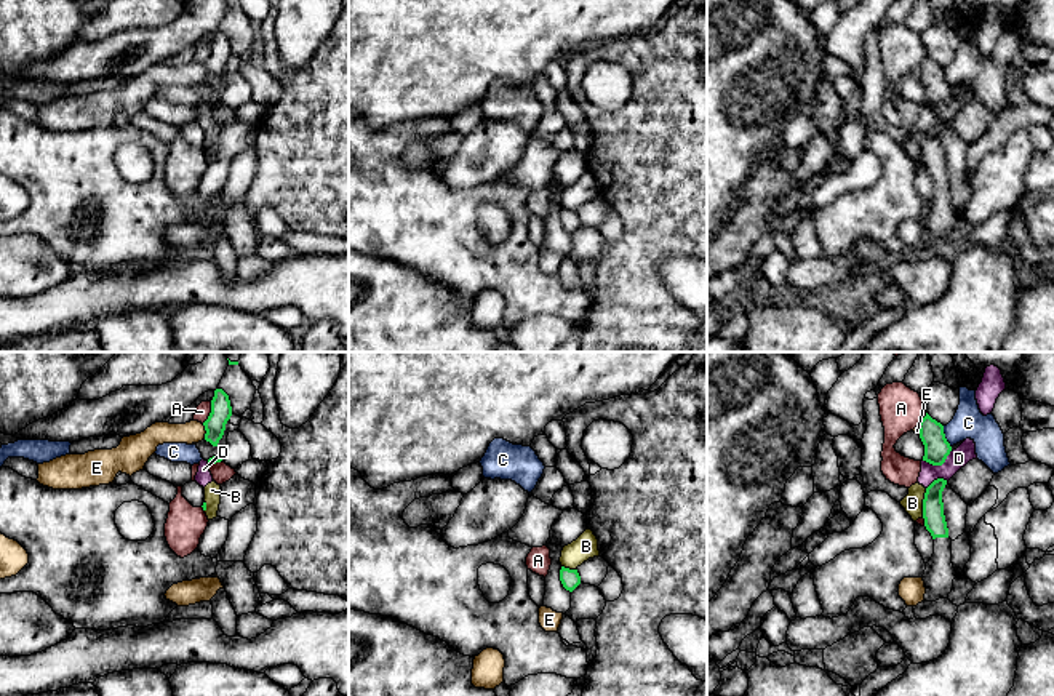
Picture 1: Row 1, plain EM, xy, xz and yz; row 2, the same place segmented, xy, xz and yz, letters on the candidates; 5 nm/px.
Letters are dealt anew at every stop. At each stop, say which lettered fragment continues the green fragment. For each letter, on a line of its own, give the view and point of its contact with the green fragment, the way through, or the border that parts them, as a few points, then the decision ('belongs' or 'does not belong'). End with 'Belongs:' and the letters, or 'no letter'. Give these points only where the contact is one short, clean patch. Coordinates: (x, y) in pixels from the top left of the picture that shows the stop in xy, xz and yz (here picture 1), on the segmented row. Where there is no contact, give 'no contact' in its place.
A: meets green in xy at (210, 413); does not belong
B: meets green in yz at (923, 503); border along yz (926, 488), (922, 516); does not belong
C: meets green in yz at (944, 437); border along yz (942, 426), (944, 437), (950, 447); does not belong
D: meets green in yz at (939, 464); border along yz (950, 450), (941, 464), (923, 461); does not belong
E: meets green in xy at (205, 429); border along xy (202, 424), (205, 437); does not belong
Belongs: no letter

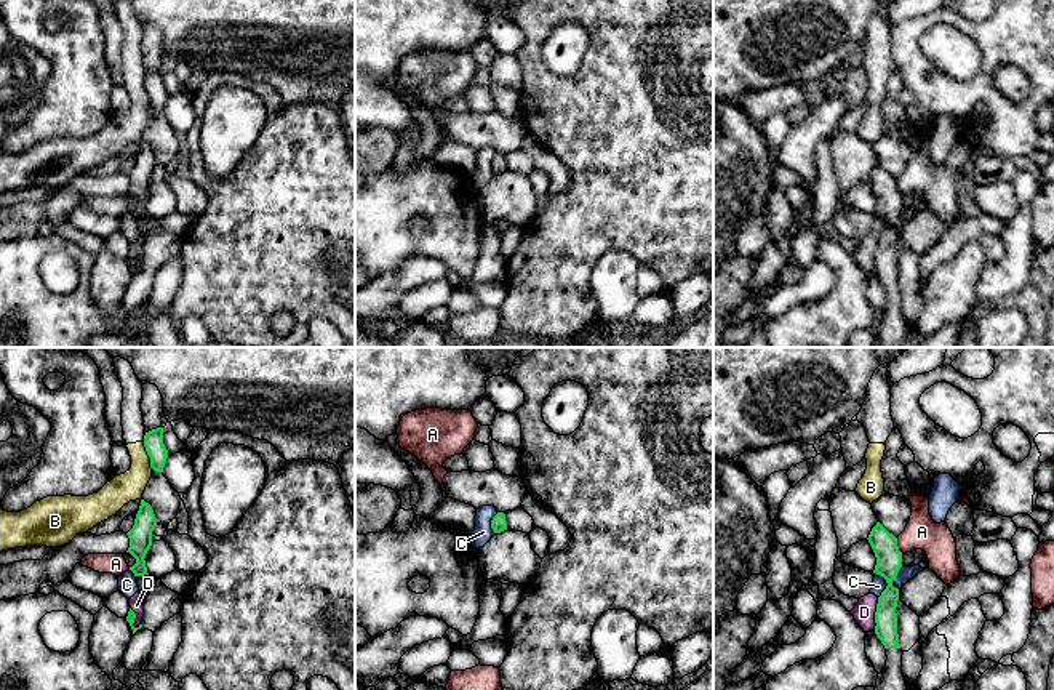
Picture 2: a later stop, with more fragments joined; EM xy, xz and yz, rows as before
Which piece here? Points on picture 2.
A: meets green in yz at (898, 546); border along yz (896, 538), (896, 545), (902, 553); does not belong
B: meets green in xy at (147, 453); border along xy (143, 442), (152, 468); does not belong
C: meets green in yz at (888, 585); border along yz (875, 572), (886, 583), (878, 597); does not belong
D: meets green in yz at (875, 613); border along yz (878, 597), (874, 629); does not belong
Belongs: no letter

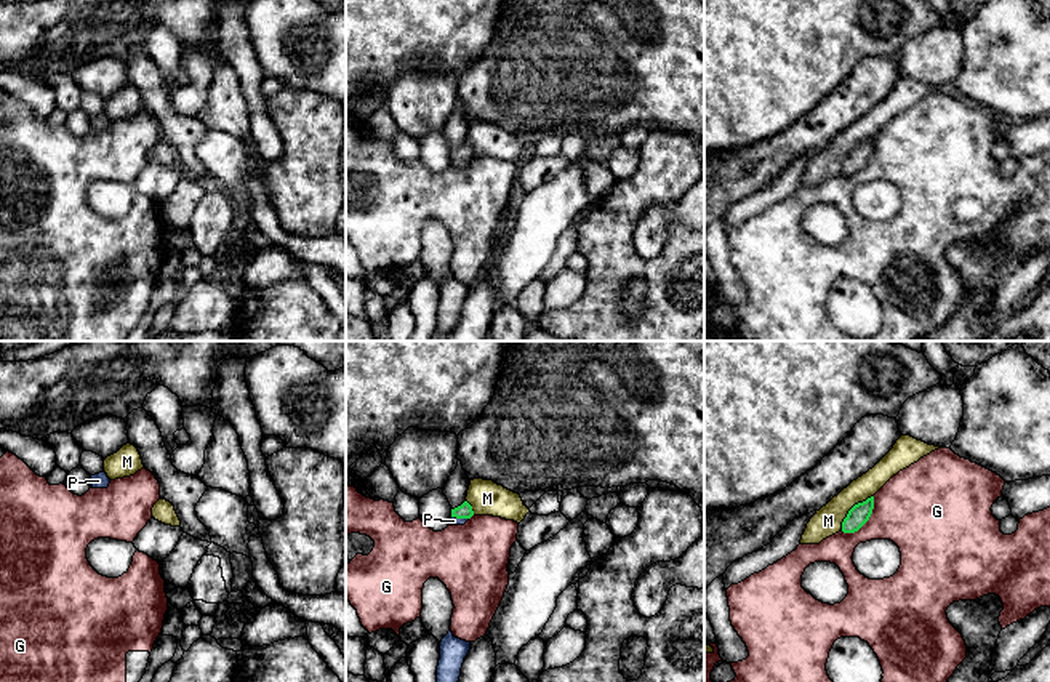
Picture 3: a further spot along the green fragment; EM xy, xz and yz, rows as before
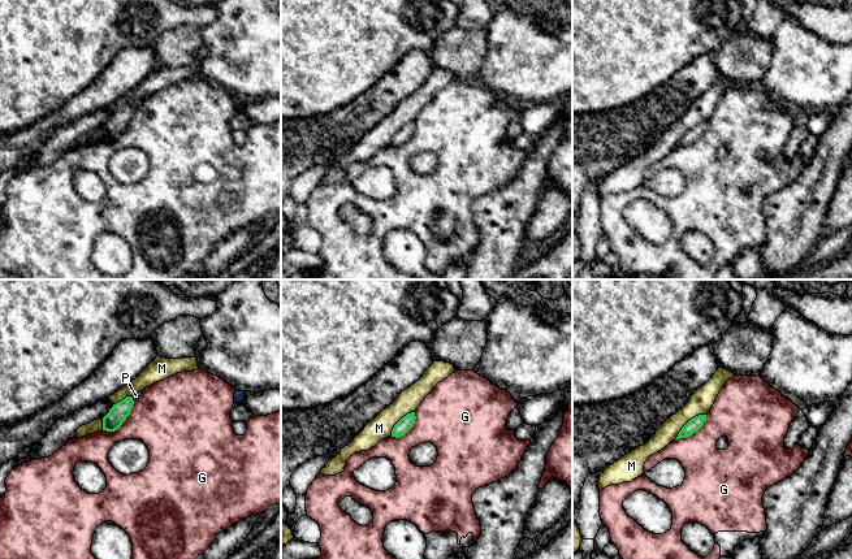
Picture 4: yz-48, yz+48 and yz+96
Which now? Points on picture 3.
G: meets green in yz at (866, 521); does not belong
M: meets green in yz at (850, 509); does not belong
P: meets green in xz at (460, 517); runs through xz (464, 511), (460, 517), (453, 521); belongs
Belongs: P

